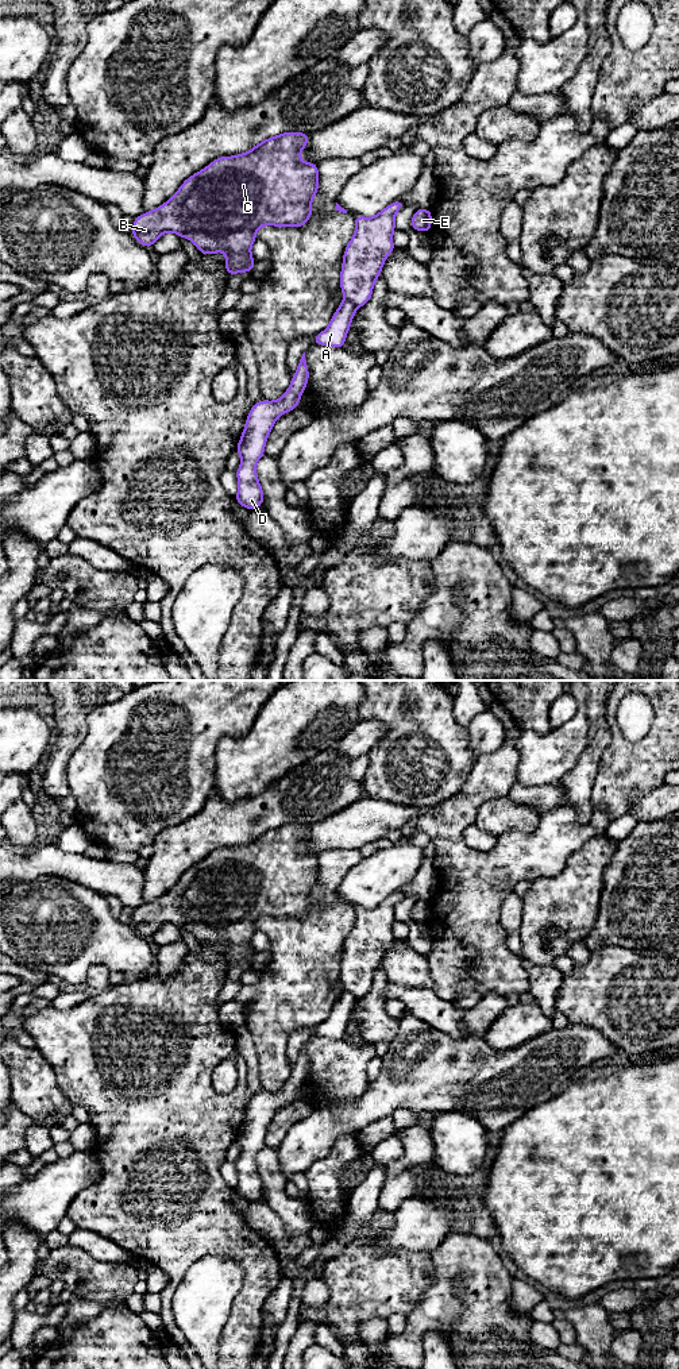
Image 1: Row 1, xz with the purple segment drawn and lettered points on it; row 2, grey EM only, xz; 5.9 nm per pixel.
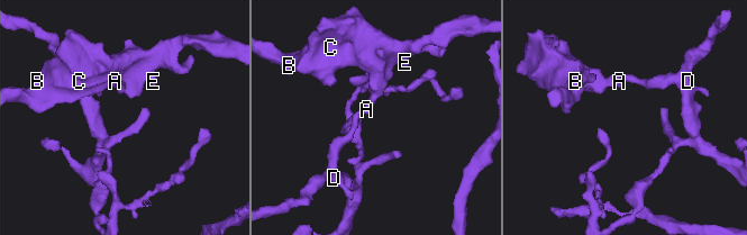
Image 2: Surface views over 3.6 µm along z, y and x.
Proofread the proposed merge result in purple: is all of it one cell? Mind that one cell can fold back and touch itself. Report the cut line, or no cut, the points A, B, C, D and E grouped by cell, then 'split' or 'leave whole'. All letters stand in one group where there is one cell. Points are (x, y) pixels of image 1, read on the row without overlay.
cut xz (344, 990), (357, 998); groups A D / B C E; split

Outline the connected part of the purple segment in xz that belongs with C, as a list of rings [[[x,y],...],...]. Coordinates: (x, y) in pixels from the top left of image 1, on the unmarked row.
[[[289,822],[259,833],[247,844],[219,848],[186,869],[165,895],[136,907],[132,928],[151,940],[163,925],[174,923],[192,932],[201,945],[223,942],[228,967],[252,964],[255,950],[251,937],[261,918],[304,918],[312,909],[312,891],[319,882],[319,859],[300,851],[309,828]]]

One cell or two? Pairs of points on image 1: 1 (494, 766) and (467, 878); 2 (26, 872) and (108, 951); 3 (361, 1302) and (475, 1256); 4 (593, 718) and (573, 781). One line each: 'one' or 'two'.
1: one
2: two
3: two
4: one

